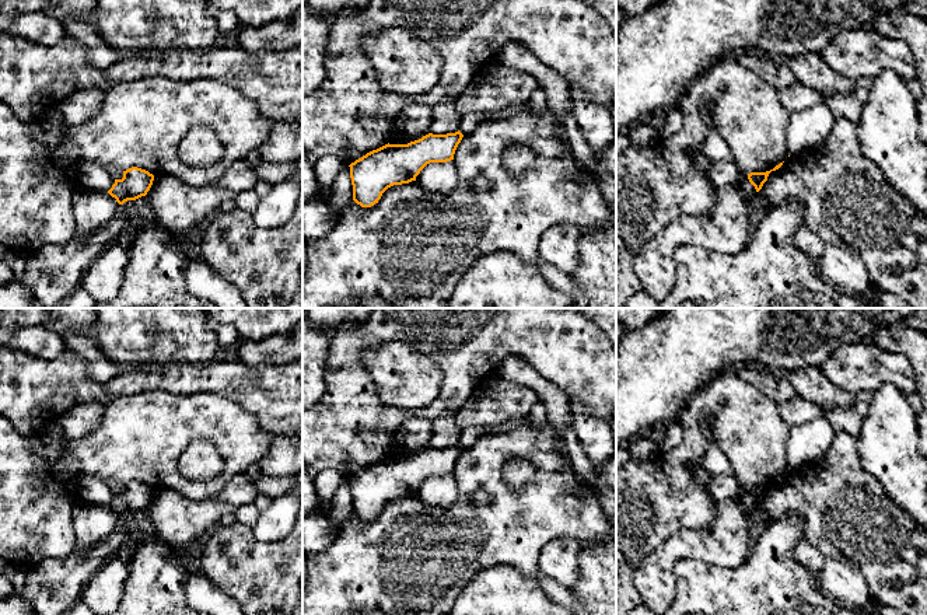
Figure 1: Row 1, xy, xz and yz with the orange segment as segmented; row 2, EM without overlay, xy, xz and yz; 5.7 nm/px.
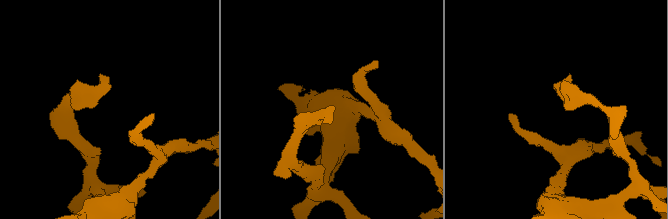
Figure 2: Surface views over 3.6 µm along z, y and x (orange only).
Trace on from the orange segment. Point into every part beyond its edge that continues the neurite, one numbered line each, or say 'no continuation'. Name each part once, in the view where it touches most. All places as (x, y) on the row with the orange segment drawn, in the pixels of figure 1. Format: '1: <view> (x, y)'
no continuation

